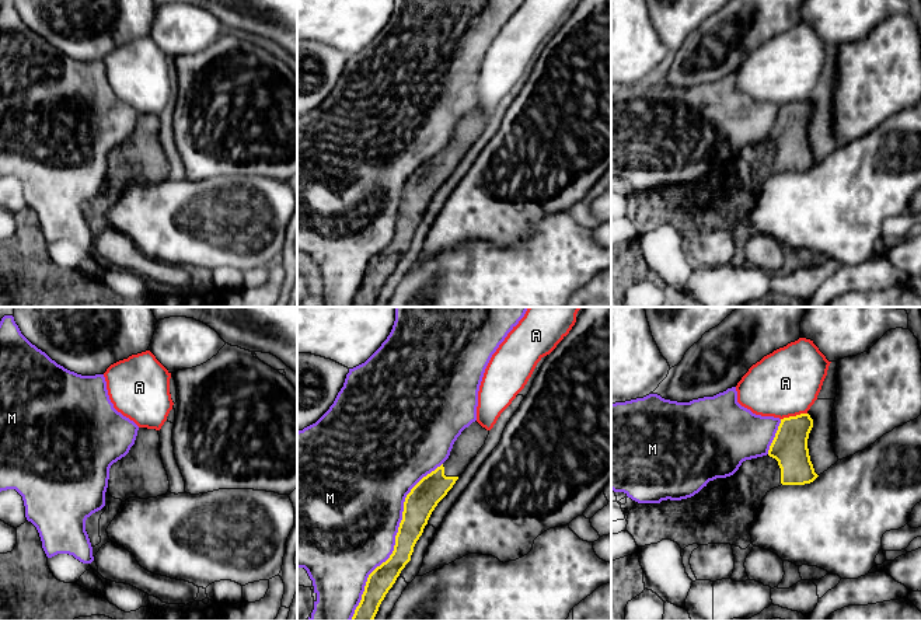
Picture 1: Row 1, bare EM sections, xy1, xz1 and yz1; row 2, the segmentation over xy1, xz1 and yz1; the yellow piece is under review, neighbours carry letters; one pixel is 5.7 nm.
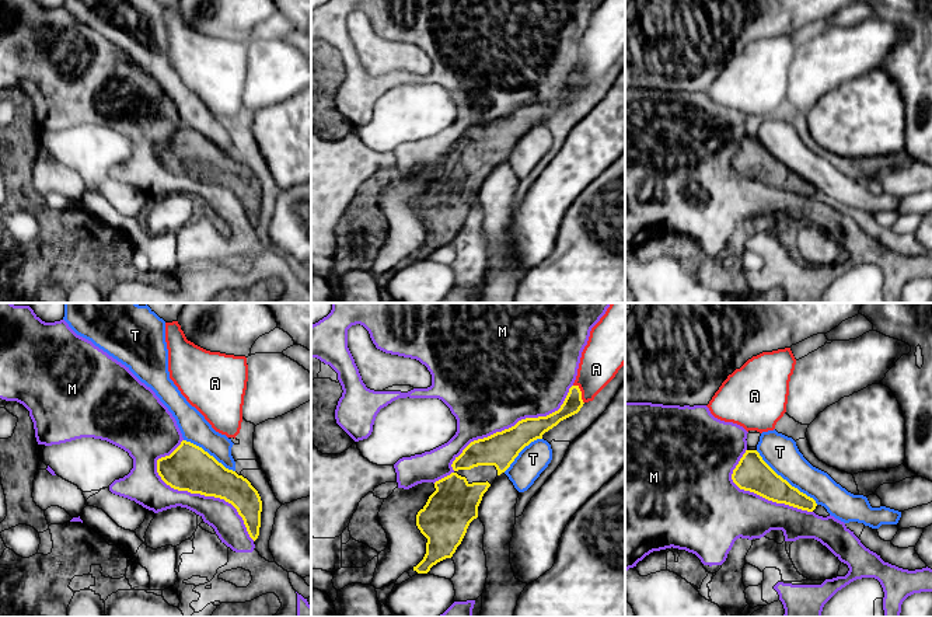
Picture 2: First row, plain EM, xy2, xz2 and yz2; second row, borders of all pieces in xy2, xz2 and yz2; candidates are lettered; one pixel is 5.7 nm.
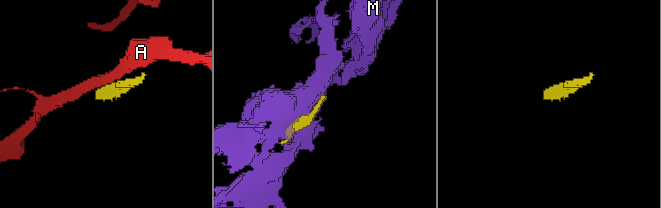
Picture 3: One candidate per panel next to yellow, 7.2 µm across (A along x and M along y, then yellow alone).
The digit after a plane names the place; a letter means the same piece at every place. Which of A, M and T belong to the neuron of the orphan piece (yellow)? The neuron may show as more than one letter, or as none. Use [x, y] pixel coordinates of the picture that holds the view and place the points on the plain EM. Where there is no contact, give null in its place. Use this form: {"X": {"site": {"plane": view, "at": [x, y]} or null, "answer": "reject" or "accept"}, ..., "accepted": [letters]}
{"A": {"site": {"plane": "yz1", "at": [794, 103]}, "answer": "reject"}, "M": {"site": {"plane": "xz1", "at": [396, 226]}, "answer": "reject"}, "T": {"site": {"plane": "yz2", "at": [785, 166]}, "answer": "reject"}, "accepted": []}

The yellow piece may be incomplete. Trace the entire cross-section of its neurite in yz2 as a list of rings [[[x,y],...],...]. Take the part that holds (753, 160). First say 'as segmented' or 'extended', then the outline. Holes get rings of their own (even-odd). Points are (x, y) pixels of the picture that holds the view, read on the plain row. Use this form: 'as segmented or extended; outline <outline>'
as segmented; outline [[[746,136],[732,160],[733,168],[744,177],[768,187],[813,198],[816,187],[778,161],[757,136]]]

